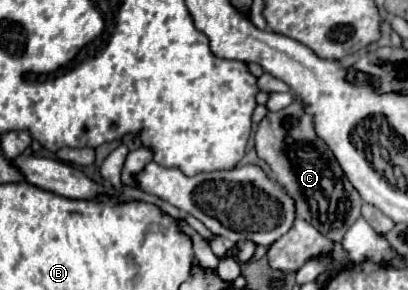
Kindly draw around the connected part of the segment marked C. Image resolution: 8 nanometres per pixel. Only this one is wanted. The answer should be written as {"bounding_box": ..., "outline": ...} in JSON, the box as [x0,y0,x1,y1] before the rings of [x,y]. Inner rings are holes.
{"bounding_box":[255,100,363,242],"outline":[[[293,100],[279,112],[267,112],[255,132],[255,150],[257,156],[269,164],[279,186],[295,200],[297,216],[327,238],[341,242],[349,226],[359,218],[363,200],[343,174],[333,152],[317,138],[313,120],[303,112],[301,100]]]}

